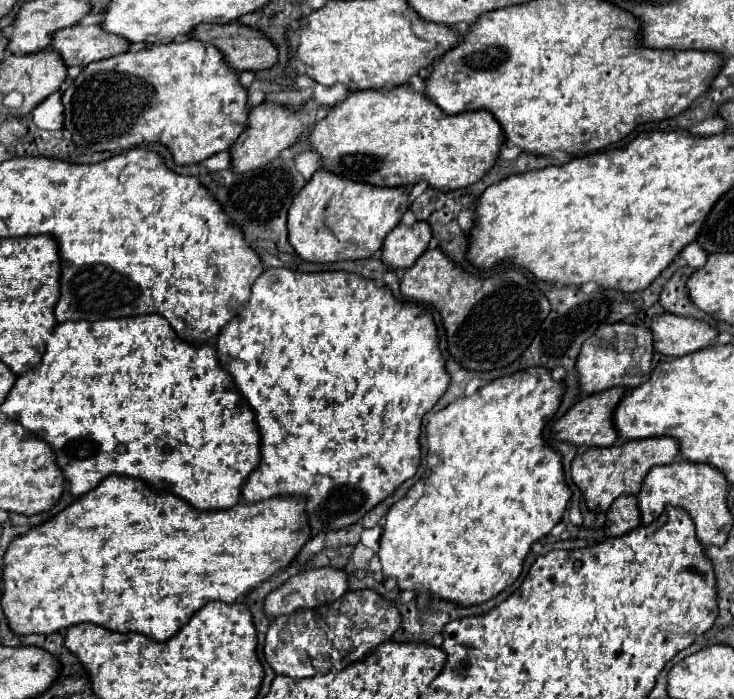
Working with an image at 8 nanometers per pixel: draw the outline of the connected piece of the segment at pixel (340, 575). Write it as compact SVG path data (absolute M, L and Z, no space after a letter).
M312 568L306 572L300 572L296 576L292 576L288 582L284 582L280 588L276 588L274 592L268 594L268 598L264 600L264 612L270 620L274 620L276 616L282 614L292 614L300 608L316 608L320 604L328 604L328 602L336 602L338 598L342 598L348 590L348 574L344 570L338 568Z

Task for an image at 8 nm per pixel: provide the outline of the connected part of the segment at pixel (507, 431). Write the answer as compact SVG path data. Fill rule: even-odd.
M526 368L526 370L514 372L514 374L508 374L508 376L500 376L492 382L484 384L472 396L462 396L462 398L454 400L452 404L438 410L430 418L430 422L426 426L426 430L428 430L428 456L426 456L428 474L426 474L424 480L418 480L408 490L408 494L388 510L388 516L386 516L386 522L384 522L384 532L382 532L380 550L378 550L378 558L380 558L380 564L382 564L384 578L396 578L400 590L414 590L416 594L428 592L428 594L436 594L440 598L452 600L452 602L462 604L462 606L472 606L472 604L480 604L480 602L486 602L486 600L494 598L510 582L514 582L520 576L522 562L524 562L526 554L530 552L532 544L540 536L548 534L562 520L562 516L566 512L566 506L568 506L568 500L572 496L572 490L564 480L562 454L558 450L550 448L546 444L544 436L542 436L546 422L552 420L554 414L558 412L562 396L564 396L564 382L552 380L548 368Z

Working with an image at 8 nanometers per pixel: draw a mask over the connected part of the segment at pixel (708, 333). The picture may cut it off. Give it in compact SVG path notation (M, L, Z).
M676 314L656 316L650 324L654 334L654 350L666 356L684 356L712 346L718 330L702 320Z

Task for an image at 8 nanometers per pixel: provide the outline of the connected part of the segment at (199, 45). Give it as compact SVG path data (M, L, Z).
M184 40L184 42L170 42L170 44L154 44L150 48L144 48L140 52L126 52L126 54L118 54L118 56L112 56L112 58L106 58L106 60L100 60L100 62L92 62L88 66L84 66L84 70L80 72L80 76L74 80L74 84L70 88L66 88L64 96L62 96L62 102L64 102L64 128L72 134L72 140L80 146L86 146L90 150L98 150L98 152L122 152L122 150L128 150L128 148L136 148L136 146L142 146L142 144L150 144L150 142L160 142L164 146L168 146L172 150L172 156L178 164L196 164L196 162L202 162L222 150L228 150L236 138L248 128L248 92L246 88L240 84L238 80L238 74L226 64L222 52L212 46L212 44L206 44L206 42L200 42L200 40Z

